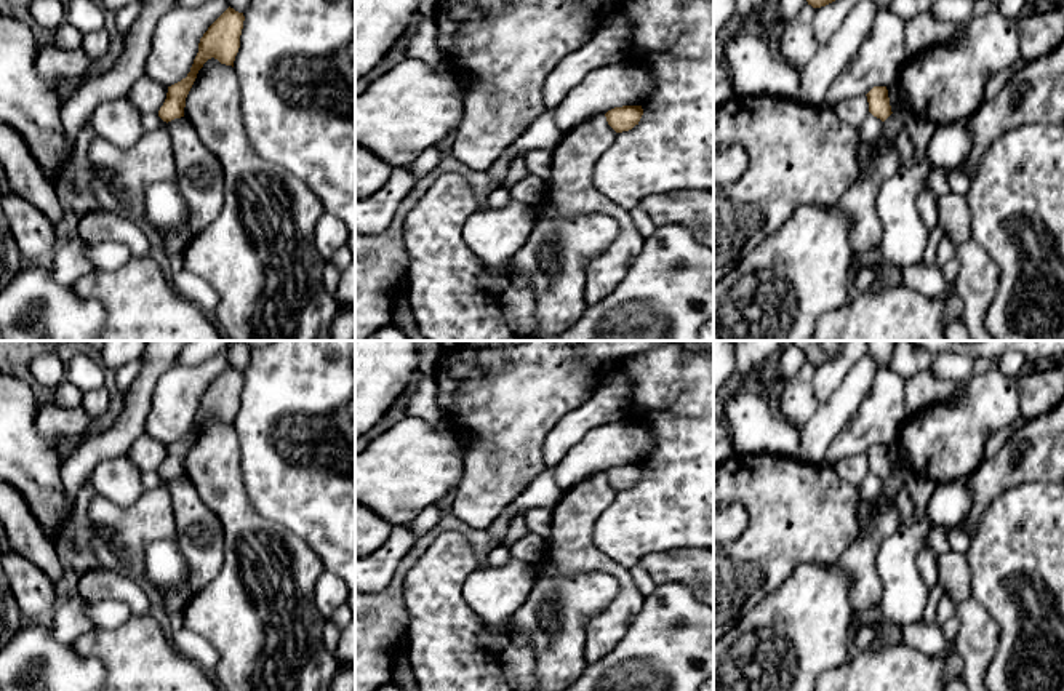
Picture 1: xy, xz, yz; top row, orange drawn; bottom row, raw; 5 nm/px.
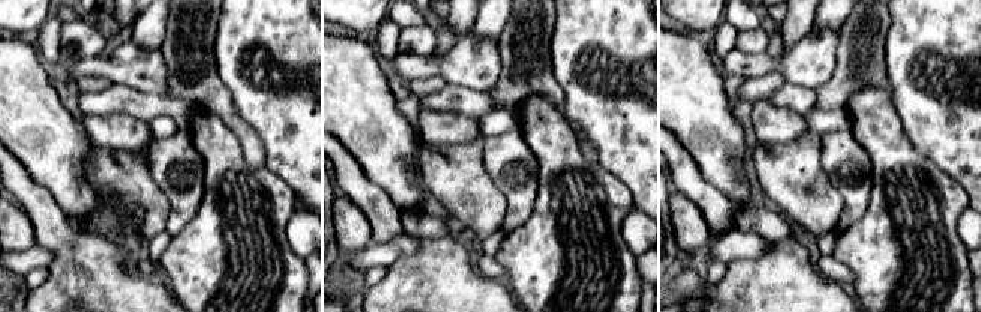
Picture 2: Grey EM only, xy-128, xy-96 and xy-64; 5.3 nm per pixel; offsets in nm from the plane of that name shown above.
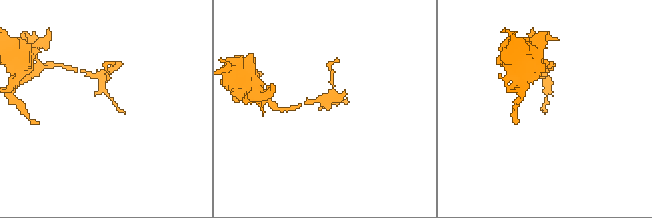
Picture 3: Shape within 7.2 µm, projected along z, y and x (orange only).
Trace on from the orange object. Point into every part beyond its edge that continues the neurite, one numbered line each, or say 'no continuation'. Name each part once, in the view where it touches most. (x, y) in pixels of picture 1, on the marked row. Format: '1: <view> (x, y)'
no continuation

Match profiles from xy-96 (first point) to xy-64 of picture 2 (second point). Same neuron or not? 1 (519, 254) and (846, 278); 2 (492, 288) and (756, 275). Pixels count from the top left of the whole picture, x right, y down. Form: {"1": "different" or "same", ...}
{"1": "different", "2": "same"}

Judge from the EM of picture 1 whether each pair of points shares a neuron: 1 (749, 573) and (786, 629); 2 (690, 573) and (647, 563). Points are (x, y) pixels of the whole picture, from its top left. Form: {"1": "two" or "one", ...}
{"1": "two", "2": "one"}

